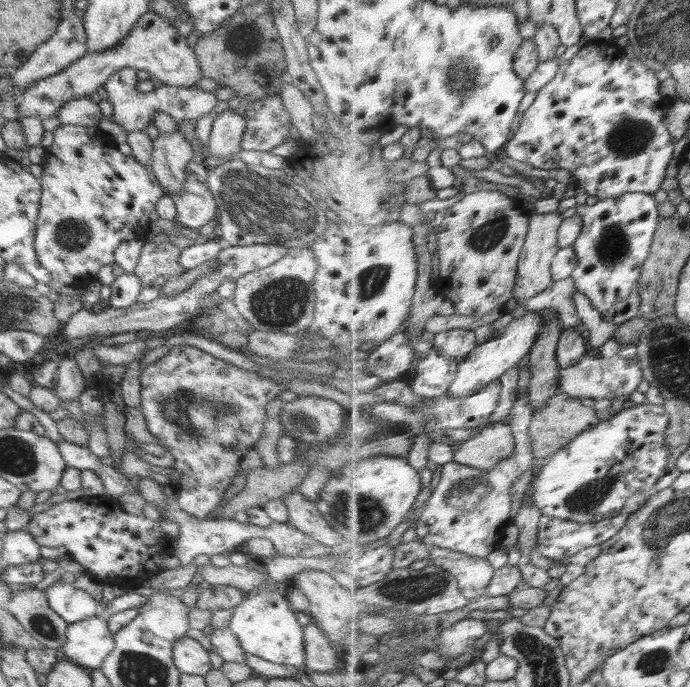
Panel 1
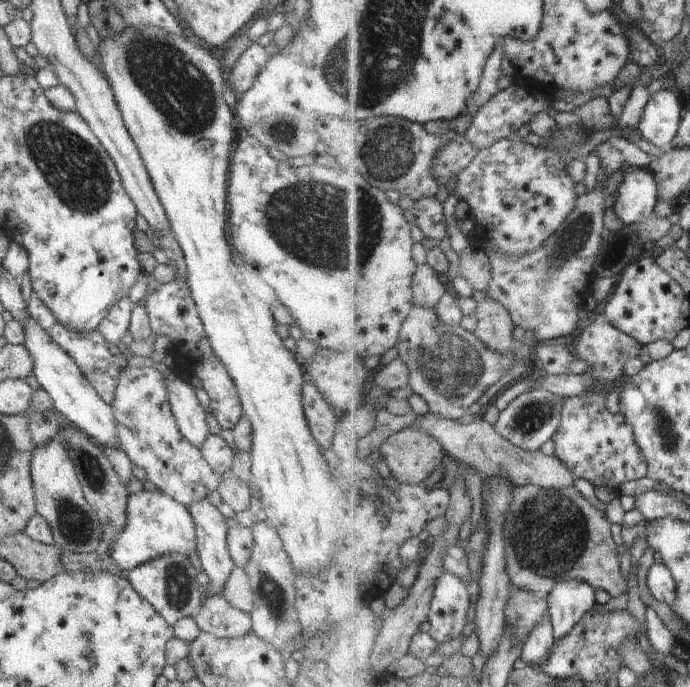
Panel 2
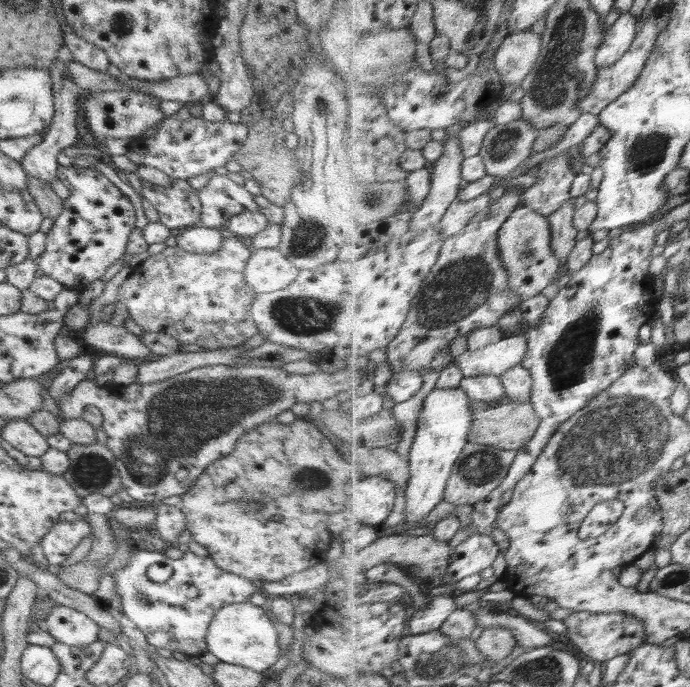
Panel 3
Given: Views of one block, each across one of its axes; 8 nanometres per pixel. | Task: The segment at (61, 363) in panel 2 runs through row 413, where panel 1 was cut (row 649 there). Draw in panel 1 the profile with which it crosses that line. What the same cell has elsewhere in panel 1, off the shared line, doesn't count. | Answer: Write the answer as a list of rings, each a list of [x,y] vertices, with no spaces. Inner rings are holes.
[[[100,616],[68,623],[62,658],[89,671],[98,670],[114,648],[114,643],[109,622]]]

